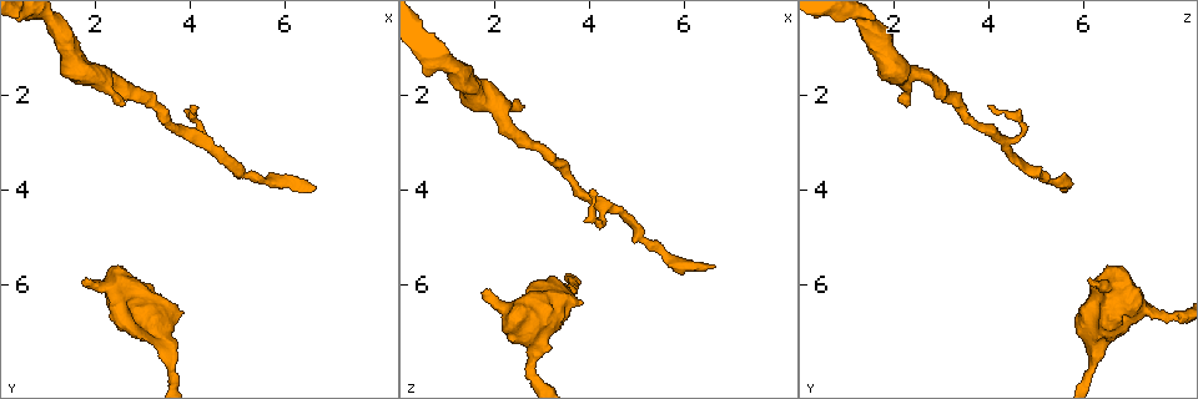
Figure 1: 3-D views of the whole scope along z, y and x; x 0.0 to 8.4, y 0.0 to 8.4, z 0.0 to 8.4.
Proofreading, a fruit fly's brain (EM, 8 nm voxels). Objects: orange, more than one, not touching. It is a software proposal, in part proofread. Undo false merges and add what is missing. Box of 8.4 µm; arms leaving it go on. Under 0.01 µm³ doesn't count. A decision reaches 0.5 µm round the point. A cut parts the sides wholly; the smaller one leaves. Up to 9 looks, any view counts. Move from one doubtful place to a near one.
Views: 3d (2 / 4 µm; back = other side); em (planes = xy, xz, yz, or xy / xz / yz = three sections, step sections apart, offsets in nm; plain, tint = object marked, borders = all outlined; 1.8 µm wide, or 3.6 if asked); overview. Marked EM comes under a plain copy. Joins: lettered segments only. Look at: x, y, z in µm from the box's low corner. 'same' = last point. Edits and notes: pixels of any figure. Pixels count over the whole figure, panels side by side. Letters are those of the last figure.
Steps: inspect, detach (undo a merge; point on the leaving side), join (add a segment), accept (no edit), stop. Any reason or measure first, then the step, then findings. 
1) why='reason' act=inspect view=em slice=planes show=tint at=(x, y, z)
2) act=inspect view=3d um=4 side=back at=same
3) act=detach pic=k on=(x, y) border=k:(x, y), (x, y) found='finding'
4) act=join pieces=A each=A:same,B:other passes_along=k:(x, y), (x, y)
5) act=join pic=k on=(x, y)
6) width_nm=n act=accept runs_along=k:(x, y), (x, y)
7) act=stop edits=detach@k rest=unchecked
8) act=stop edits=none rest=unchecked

why='thin end' act=inspect view=3d um=4 at=(4.15, 2.20, 3.95)

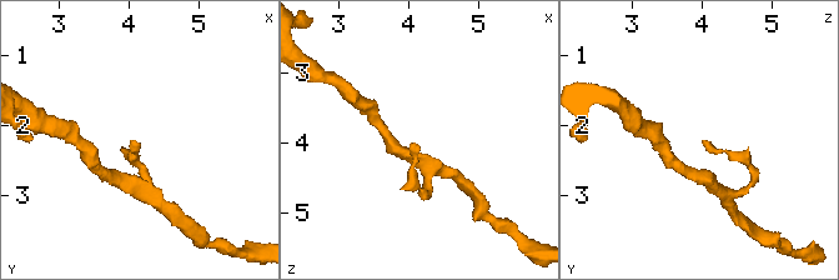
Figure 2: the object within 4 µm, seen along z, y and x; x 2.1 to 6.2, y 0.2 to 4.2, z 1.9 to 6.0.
why='shape alone is not enough' act=inspect view=em slice=planes show=borders at=(4.05, 2.20, 4.00)

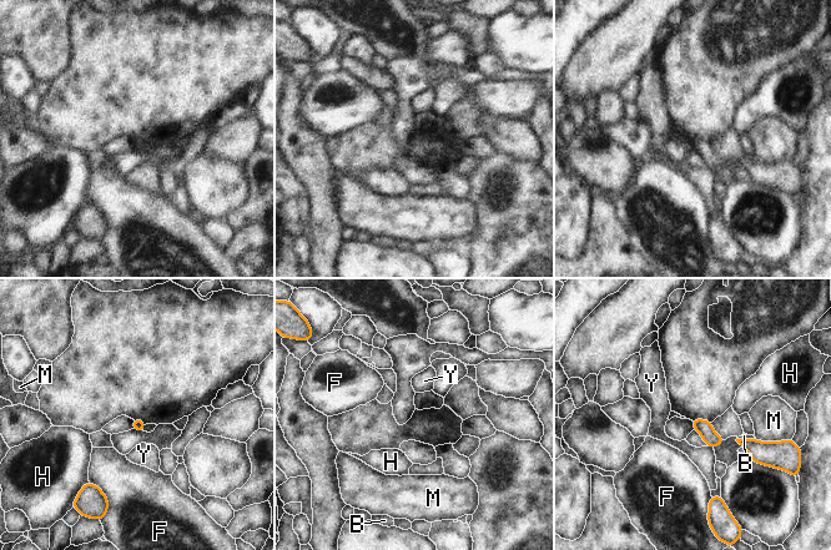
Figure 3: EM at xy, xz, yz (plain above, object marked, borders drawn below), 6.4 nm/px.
act=accept each=B:other,F:other,H:other,M:other,Y:other found='none of them fits'

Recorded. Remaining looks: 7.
why='branch stops here' act=inspect view=3d um=4 at=(6.65, 4.00, 5.65)

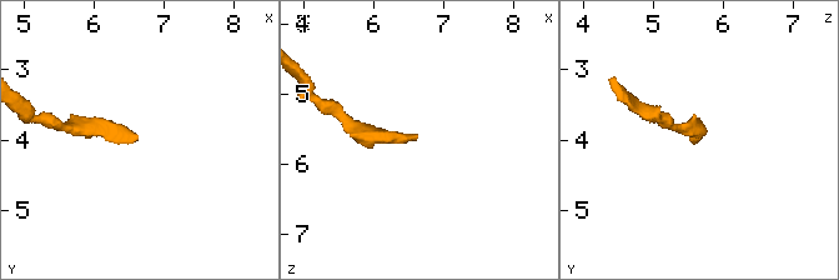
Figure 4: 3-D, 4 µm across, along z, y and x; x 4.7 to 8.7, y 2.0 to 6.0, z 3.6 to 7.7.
act=inspect view=em slice=xz step=4 show=borders at=(6.60, 3.95, 5.60)

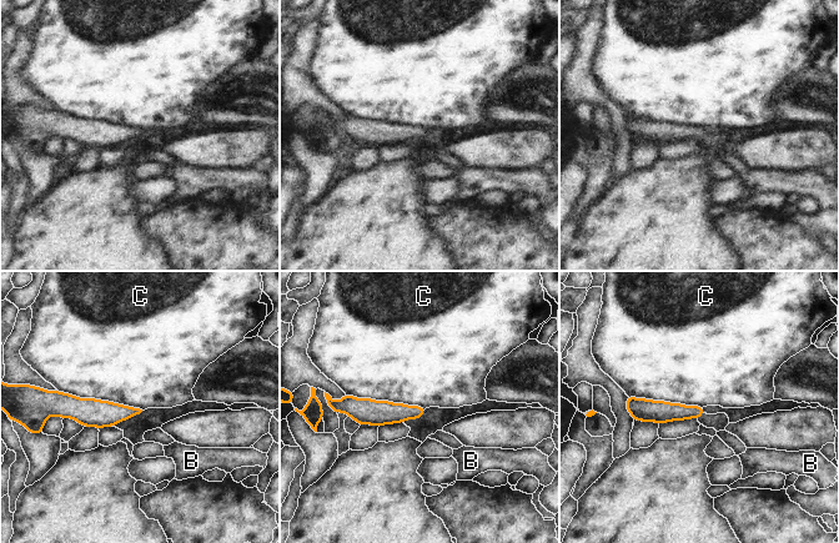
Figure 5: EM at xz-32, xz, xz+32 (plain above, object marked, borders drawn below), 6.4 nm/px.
longest_contact=C:550nm act=accept each=B:other,C:other runs_along=5:(345, 405), (370, 412), (422, 411) found='none of them fits'

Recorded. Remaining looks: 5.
why='branch stops here' act=inspect view=em slice=planes show=borders at=(2.55, 2.20, 2.20)

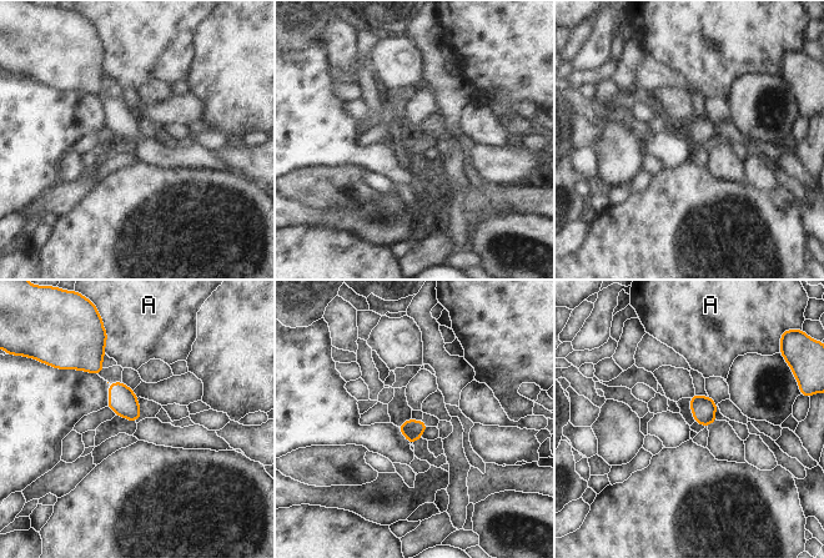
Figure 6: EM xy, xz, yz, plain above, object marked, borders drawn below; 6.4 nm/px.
act=accept each=A:other found='none of them fits'

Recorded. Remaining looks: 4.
why='stops while still wide' act=inspect view=3d um=4 at=(1.80, 5.90, 6.15)

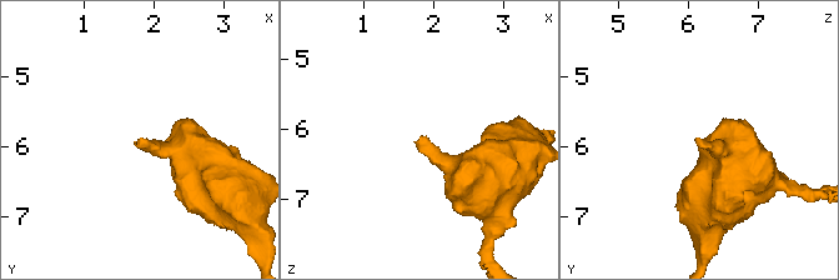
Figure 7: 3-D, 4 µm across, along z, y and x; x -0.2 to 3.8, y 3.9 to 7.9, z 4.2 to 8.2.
why='now the EM' act=inspect view=em slice=planes show=borders at=(1.80, 5.85, 6.10)

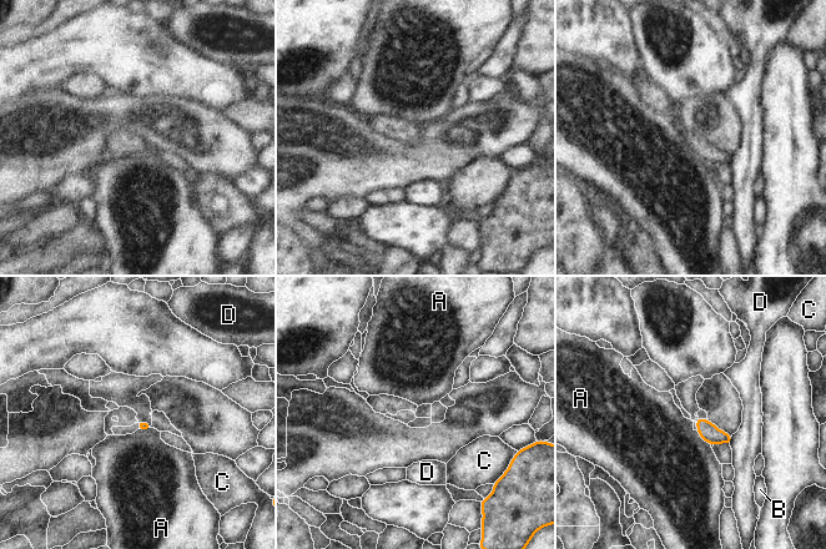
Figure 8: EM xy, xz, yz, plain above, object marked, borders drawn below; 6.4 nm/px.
act=accept each=A:other,B:other,C:other,D:other border=8:(695, 431), (710, 446) found='no lettered segment goes on from it'

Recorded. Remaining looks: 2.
act=stop edits=none rest=unchecked

